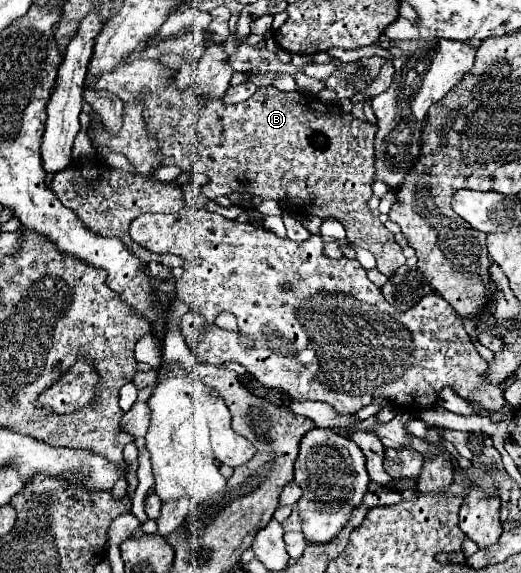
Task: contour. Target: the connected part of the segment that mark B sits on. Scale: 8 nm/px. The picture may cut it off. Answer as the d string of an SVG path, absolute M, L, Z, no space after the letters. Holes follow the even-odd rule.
M133 59L133 61L125 61L123 65L119 65L115 71L107 73L107 75L99 75L99 79L91 85L91 89L107 89L111 93L115 93L125 105L129 103L137 103L137 99L143 99L143 107L145 107L145 123L147 123L147 133L151 137L157 139L159 143L159 155L161 155L161 165L175 165L179 167L181 171L191 171L191 173L205 173L207 175L207 183L201 187L201 193L215 201L217 197L221 195L231 195L233 191L237 193L249 193L249 195L255 195L255 197L261 197L261 199L273 199L273 201L279 201L285 209L293 211L293 213L307 213L307 215L315 215L315 217L329 217L329 213L333 213L341 225L345 227L347 231L347 239L353 243L353 245L361 245L365 249L369 249L375 259L377 259L377 269L391 279L391 275L395 275L395 271L405 265L405 257L403 257L403 249L401 245L395 241L393 233L387 231L387 227L379 221L379 217L375 217L367 205L367 201L371 199L373 191L371 191L371 181L373 181L373 175L375 175L375 147L373 147L373 141L375 141L375 133L377 133L377 125L373 123L367 123L367 121L361 121L361 119L355 119L351 113L343 113L339 109L339 105L333 105L333 103L321 103L319 99L313 99L313 97L305 97L305 93L299 93L299 91L293 91L293 93L283 93L271 85L267 87L259 87L247 101L241 101L241 103L235 103L235 105L225 105L221 97L203 97L203 95L197 95L195 87L189 87L187 91L179 91L175 87L175 71L169 69L167 65L163 67L163 63L159 61L149 61L149 59ZM313 135L323 135L327 139L325 145L313 145Z

